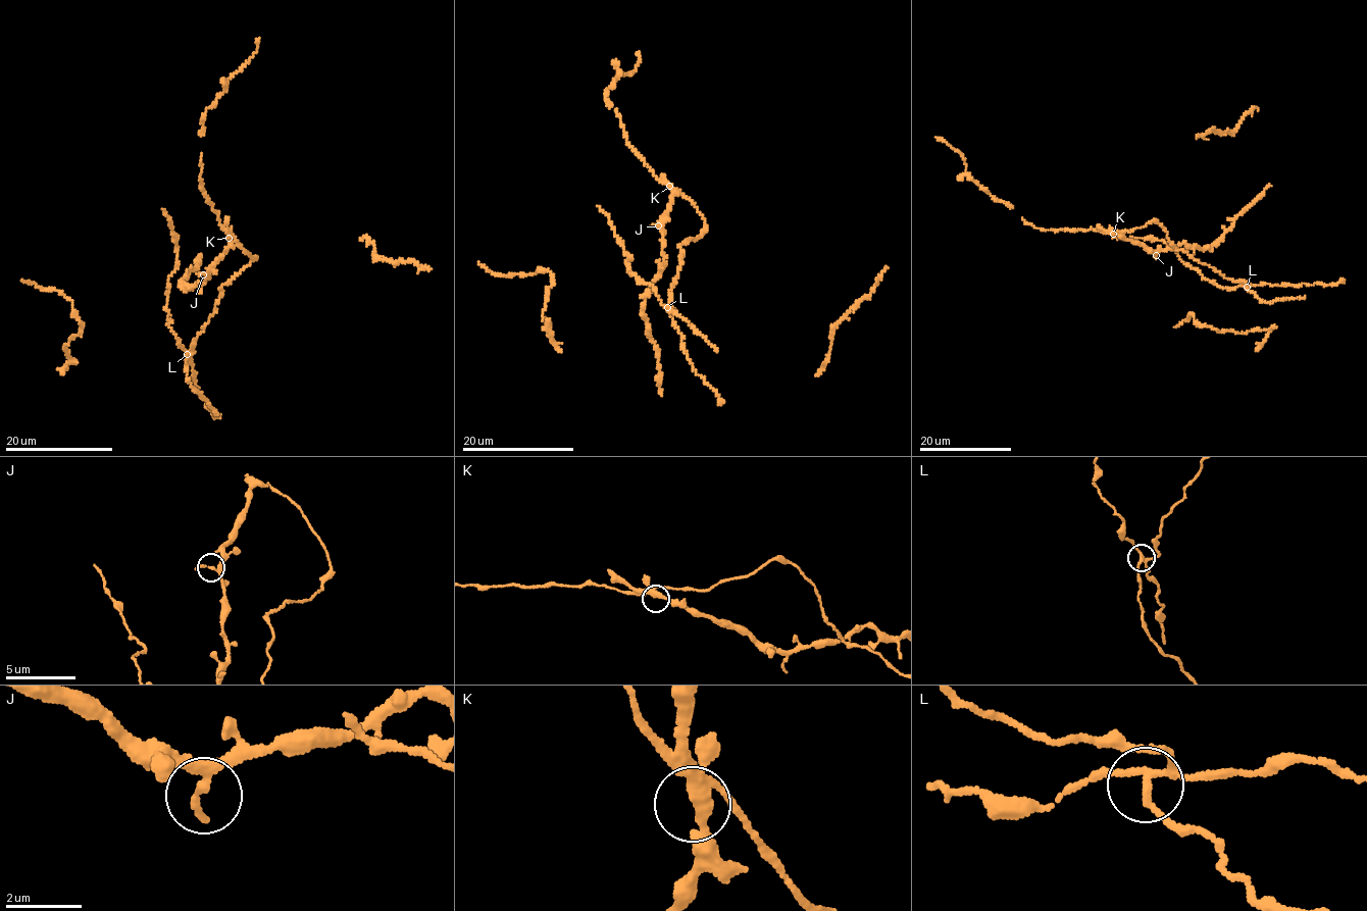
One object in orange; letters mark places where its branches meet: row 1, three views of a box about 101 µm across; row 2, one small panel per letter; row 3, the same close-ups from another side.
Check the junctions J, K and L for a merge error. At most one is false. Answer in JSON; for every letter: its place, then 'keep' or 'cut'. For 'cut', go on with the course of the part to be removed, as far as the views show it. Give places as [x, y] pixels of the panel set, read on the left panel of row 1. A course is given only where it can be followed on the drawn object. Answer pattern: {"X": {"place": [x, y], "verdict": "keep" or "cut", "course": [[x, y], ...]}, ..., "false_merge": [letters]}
{"J": {"place": [203, 274], "verdict": "keep"}, "K": {"place": [229, 238], "verdict": "keep"}, "L": {"place": [187, 354], "verdict": "cut", "course": [[186, 354], [186, 370], [191, 386], [216, 414]]}, "false_merge": ["L"]}

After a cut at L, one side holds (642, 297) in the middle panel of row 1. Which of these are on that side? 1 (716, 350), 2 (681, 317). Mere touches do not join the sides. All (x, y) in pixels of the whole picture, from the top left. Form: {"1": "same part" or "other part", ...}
{"1": "other part", "2": "other part"}

